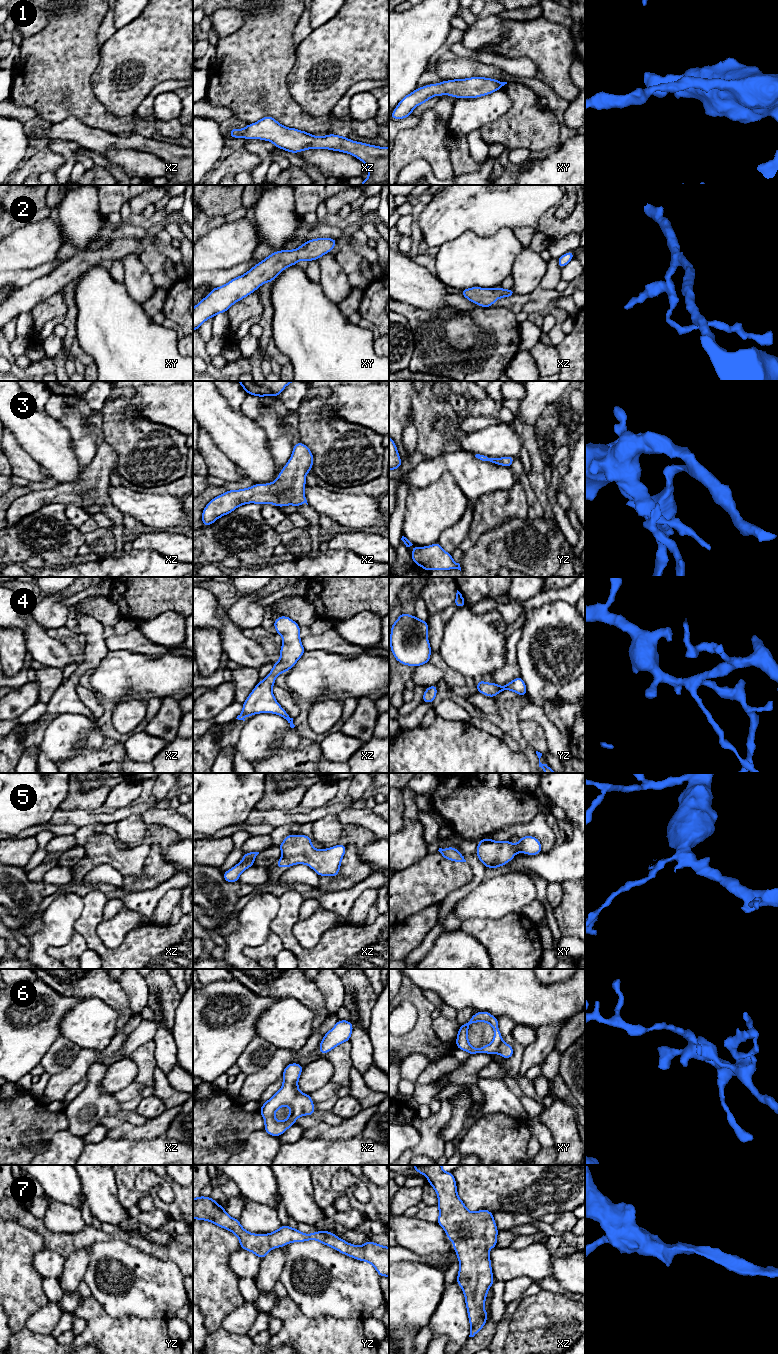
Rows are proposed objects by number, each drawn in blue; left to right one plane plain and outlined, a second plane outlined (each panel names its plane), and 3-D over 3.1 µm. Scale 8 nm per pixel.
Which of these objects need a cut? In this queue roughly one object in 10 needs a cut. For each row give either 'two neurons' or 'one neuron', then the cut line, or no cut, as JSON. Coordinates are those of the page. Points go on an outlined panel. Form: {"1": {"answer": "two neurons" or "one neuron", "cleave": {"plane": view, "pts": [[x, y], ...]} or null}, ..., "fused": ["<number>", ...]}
{"1": {"answer": "one neuron", "cleave": null}, "2": {"answer": "one neuron", "cleave": null}, "3": {"answer": "one neuron", "cleave": null}, "4": {"answer": "one neuron", "cleave": null}, "5": {"answer": "one neuron", "cleave": null}, "6": {"answer": "one neuron", "cleave": null}, "7": {"answer": "one neuron", "cleave": null}, "fused": []}

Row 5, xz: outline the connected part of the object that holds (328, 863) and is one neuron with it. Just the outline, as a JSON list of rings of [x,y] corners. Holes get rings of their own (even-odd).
[[[289,834],[278,846],[282,856],[276,863],[277,869],[290,868],[295,864],[306,864],[320,877],[337,876],[346,845],[338,844],[320,851],[312,846],[311,840],[310,836]]]

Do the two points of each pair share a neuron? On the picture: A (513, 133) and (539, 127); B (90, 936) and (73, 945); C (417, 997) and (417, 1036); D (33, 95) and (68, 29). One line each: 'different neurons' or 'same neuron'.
A: same neuron
B: different neurons
C: same neuron
D: same neuron

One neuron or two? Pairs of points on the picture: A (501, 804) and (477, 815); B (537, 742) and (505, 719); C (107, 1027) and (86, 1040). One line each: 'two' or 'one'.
A: one
B: two
C: one

